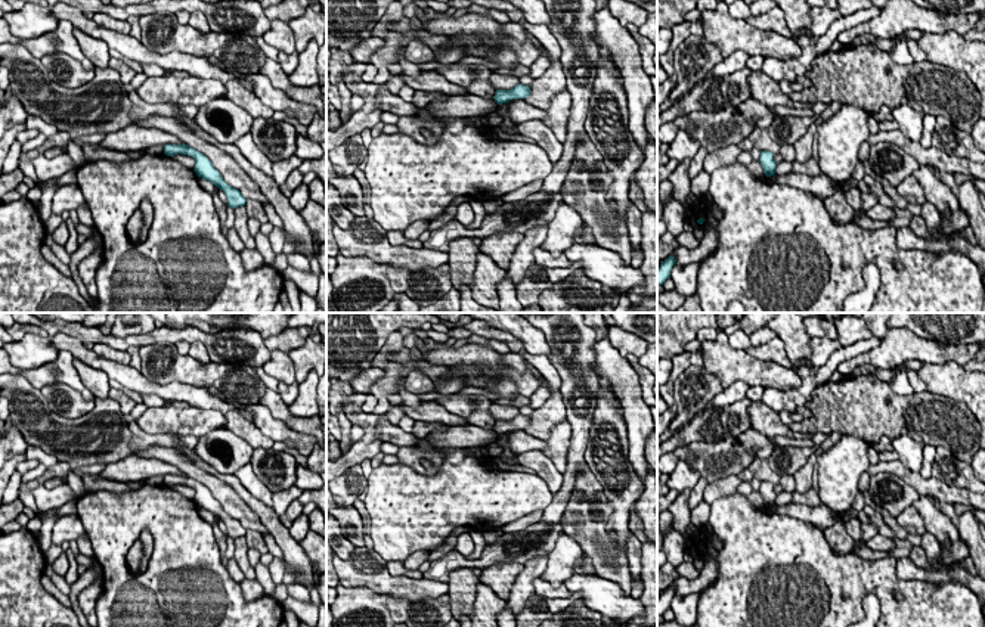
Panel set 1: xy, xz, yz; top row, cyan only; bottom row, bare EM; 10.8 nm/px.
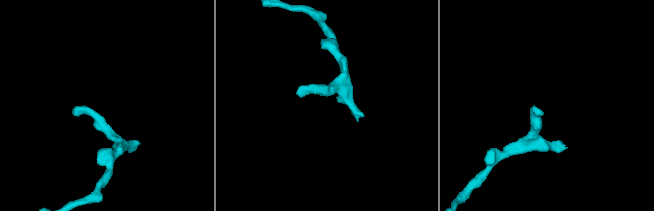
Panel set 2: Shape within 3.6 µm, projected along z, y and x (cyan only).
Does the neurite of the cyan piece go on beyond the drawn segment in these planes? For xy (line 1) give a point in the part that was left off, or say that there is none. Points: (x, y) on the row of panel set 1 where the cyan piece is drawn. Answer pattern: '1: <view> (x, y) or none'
1: none

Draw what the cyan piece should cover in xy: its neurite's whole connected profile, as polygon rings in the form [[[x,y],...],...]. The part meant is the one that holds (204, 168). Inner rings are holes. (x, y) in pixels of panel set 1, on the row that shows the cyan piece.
[[[164,145],[164,155],[174,156],[177,153],[192,156],[195,159],[193,171],[198,177],[211,181],[220,190],[224,192],[227,198],[227,207],[238,208],[244,207],[247,199],[241,195],[241,192],[232,186],[229,186],[222,174],[214,168],[211,161],[201,152],[195,150],[188,145]]]

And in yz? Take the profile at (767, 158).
[[[762,150],[761,152],[761,158],[759,158],[759,162],[762,164],[762,168],[763,168],[763,174],[766,177],[771,177],[775,174],[775,161],[774,161],[774,153],[769,152],[769,150]]]

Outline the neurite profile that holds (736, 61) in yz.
[[[735,50],[728,58],[725,58],[722,62],[716,63],[712,69],[712,74],[716,77],[724,77],[724,75],[741,71],[746,68],[747,59],[749,59],[747,53],[741,50]]]

